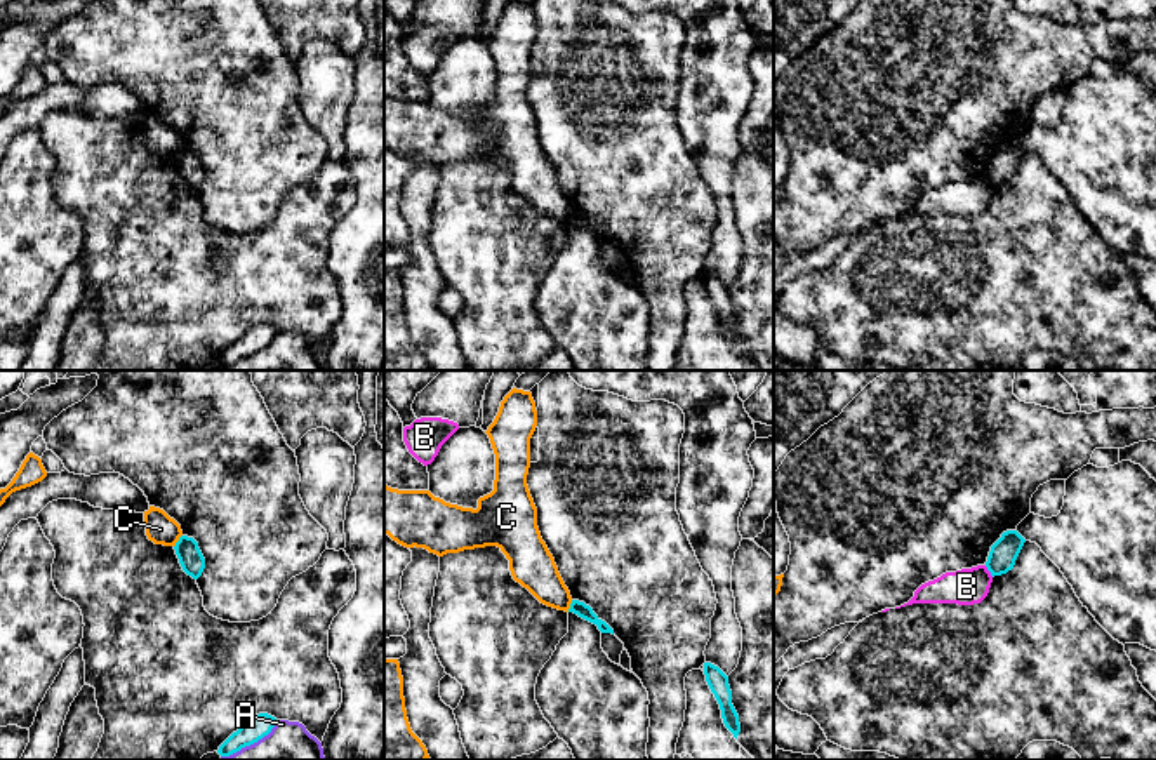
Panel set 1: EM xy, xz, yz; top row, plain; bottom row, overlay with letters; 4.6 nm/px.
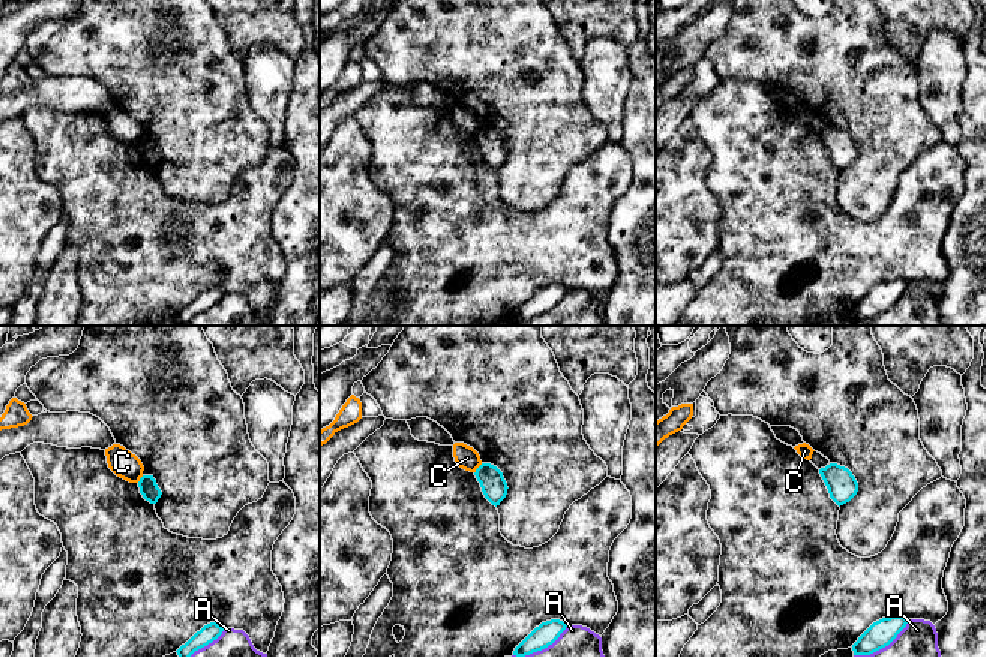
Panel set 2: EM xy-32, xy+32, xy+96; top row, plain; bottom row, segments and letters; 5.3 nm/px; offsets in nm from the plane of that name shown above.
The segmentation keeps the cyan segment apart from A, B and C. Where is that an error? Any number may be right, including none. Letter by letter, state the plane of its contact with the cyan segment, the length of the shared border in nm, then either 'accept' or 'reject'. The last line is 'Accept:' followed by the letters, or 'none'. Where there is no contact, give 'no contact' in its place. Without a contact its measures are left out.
A: xy | 320 nm | reject
B: yz | 70 nm | reject
C: xy | 70 nm | reject
Accept: none

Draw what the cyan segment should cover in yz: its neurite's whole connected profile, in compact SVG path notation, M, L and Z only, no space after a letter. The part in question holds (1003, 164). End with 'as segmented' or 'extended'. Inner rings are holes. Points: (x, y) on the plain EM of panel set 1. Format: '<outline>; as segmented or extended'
M1007 141L991 157L986 177L991 186L1001 186L1013 179L1015 170L1024 157L1026 150L1017 141Z; as segmented

